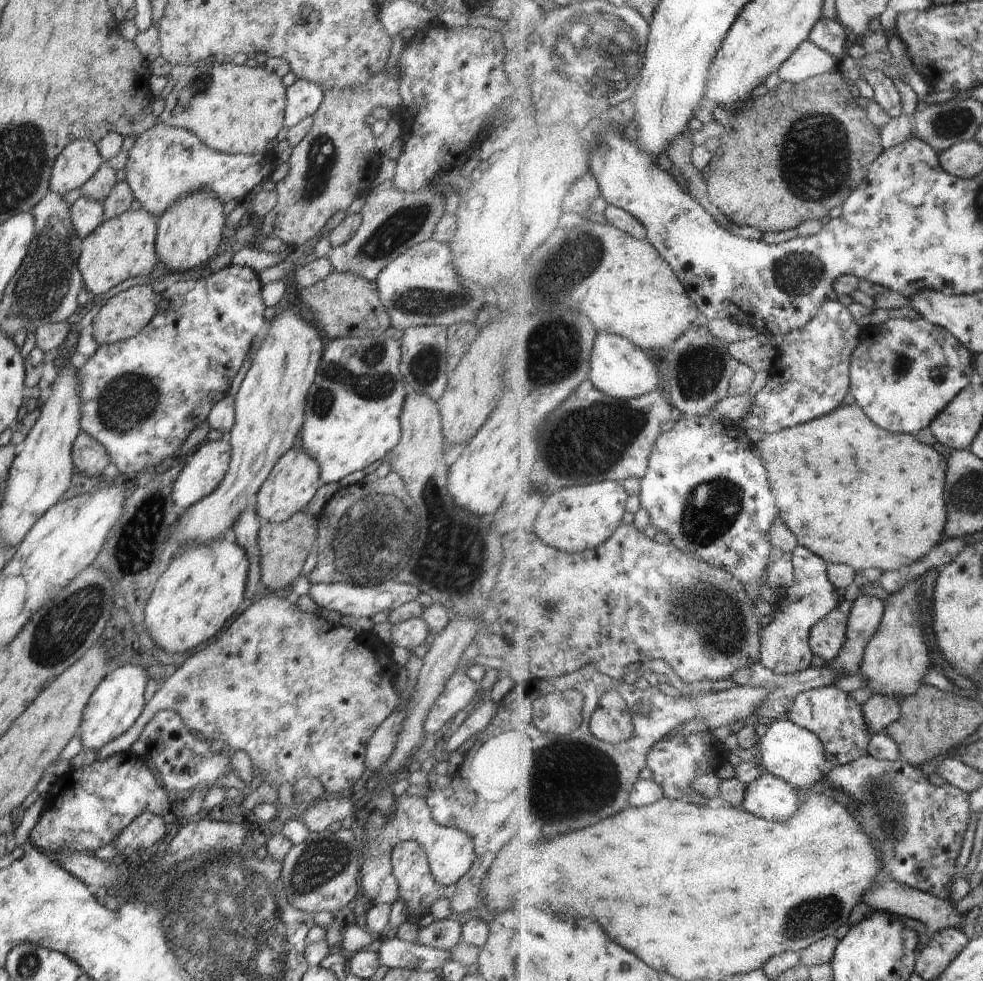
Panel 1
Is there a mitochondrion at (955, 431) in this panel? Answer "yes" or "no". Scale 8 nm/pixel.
no

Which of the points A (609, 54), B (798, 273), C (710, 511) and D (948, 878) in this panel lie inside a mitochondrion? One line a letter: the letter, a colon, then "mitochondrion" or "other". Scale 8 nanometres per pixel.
A: mitochondrion
B: mitochondrion
C: mitochondrion
D: other

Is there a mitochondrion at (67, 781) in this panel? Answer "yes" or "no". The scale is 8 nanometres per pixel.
no

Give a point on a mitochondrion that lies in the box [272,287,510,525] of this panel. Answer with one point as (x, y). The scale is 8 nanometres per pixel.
(372, 380)

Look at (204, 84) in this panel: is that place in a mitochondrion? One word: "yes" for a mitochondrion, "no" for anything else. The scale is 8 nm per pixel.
yes

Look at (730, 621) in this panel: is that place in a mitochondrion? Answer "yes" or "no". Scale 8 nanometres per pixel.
yes

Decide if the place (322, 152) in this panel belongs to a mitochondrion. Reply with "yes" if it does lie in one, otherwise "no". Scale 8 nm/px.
yes

